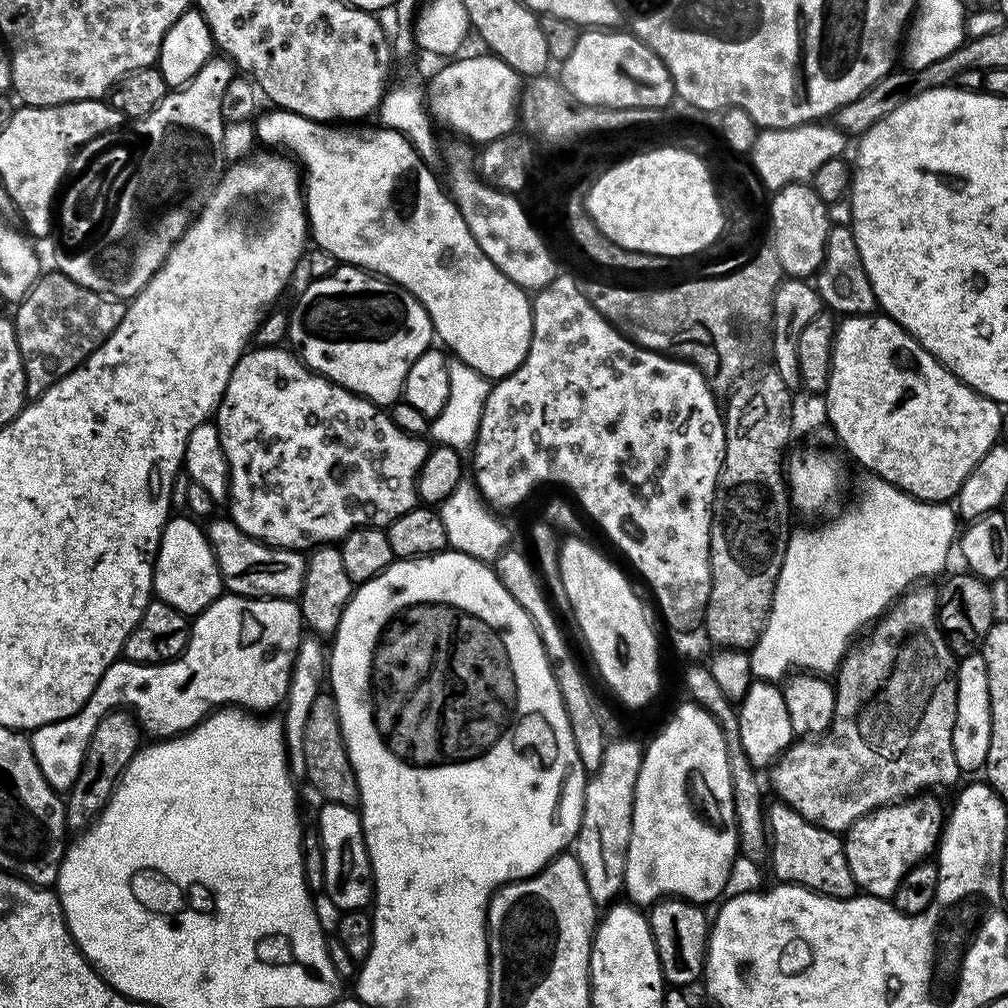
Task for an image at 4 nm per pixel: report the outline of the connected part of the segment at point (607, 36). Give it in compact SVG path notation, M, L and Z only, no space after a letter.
M580 32L574 54L562 61L564 89L578 102L603 108L662 108L674 100L672 76L659 56L630 33Z

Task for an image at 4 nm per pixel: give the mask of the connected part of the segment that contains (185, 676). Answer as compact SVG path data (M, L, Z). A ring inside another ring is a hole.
M222 594L209 608L205 608L195 617L190 628L188 645L175 660L166 660L158 664L135 664L133 660L118 658L102 674L98 686L90 698L70 718L50 722L41 728L31 729L30 739L38 770L46 778L49 789L61 794L74 786L82 770L94 726L102 722L106 714L117 710L127 710L136 717L137 724L152 738L171 738L189 732L213 710L231 706L247 710L252 714L267 713L267 708L275 704L283 705L291 684L292 668L295 656L299 652L300 641L305 635L306 625L300 615L300 605L296 600L273 600L271 598L253 598Z

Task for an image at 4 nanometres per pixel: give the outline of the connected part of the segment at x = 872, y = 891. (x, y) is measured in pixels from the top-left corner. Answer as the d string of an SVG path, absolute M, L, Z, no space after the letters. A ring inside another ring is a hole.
M921 794L888 804L858 818L858 822L843 833L846 862L861 893L890 898L898 890L898 882L902 882L904 875L937 851L944 830L946 808L932 796L935 795Z

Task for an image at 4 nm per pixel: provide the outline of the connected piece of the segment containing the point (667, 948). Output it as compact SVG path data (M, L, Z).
M665 898L653 905L647 913L648 925L652 928L652 937L658 950L658 962L665 981L672 986L684 986L680 984L692 984L704 975L704 957L708 955L708 933L710 931L710 916L704 913L701 905L694 904L690 900L679 898Z

